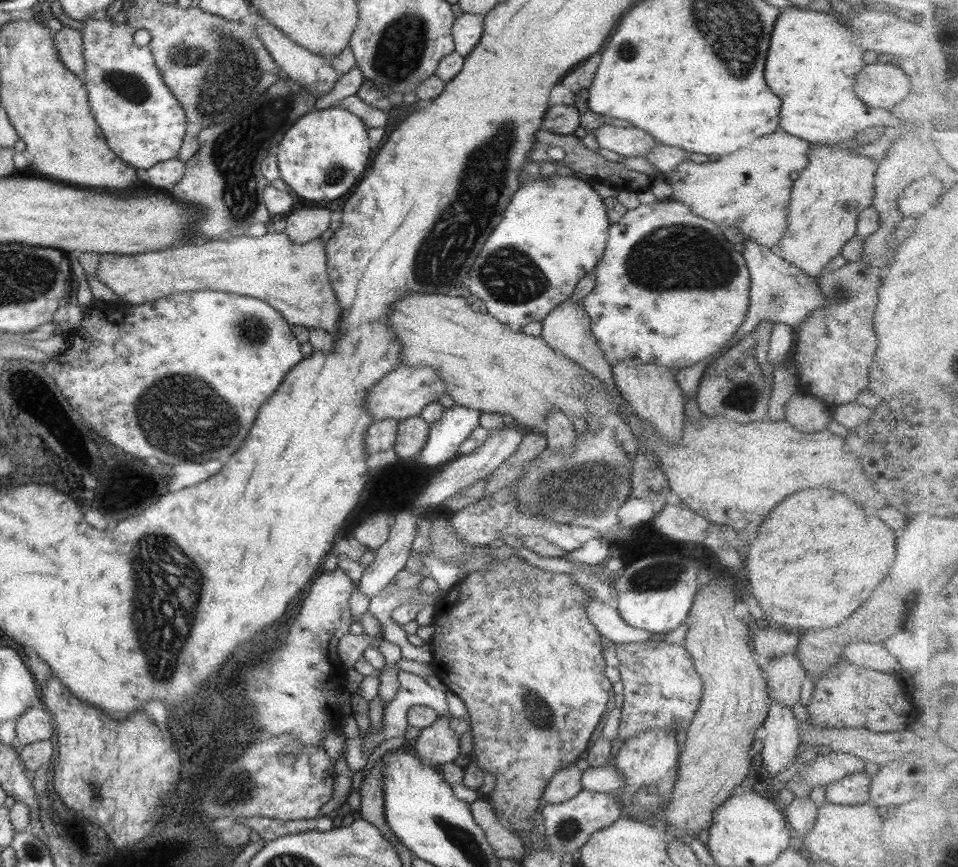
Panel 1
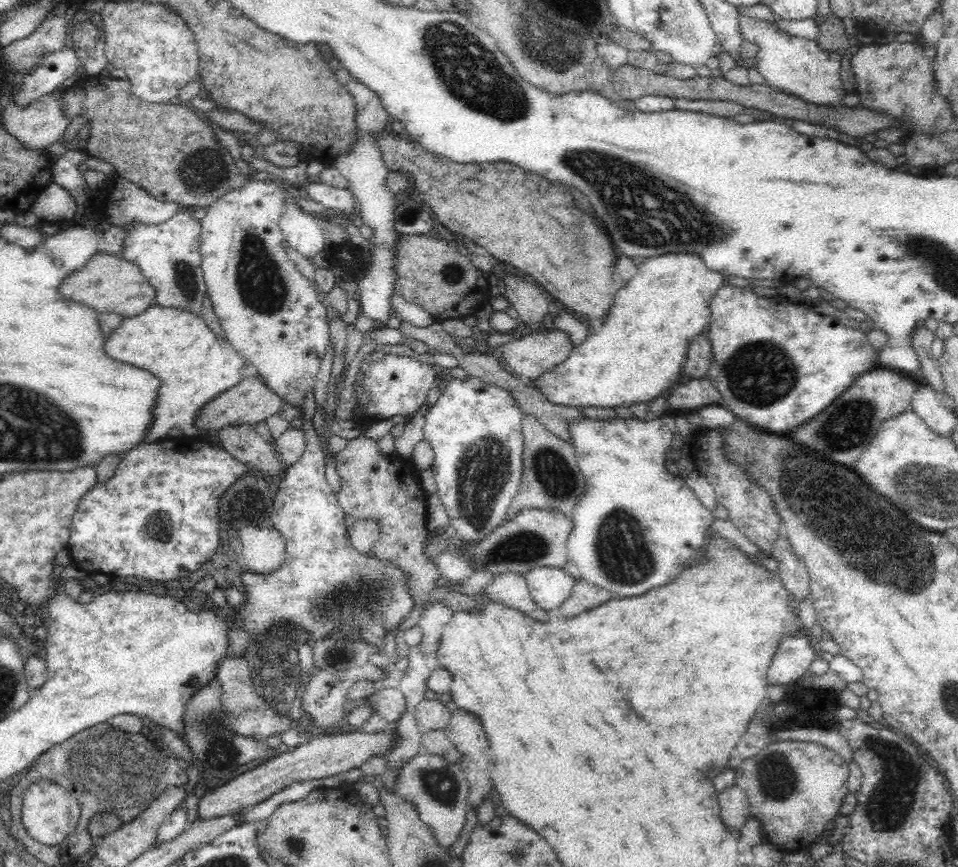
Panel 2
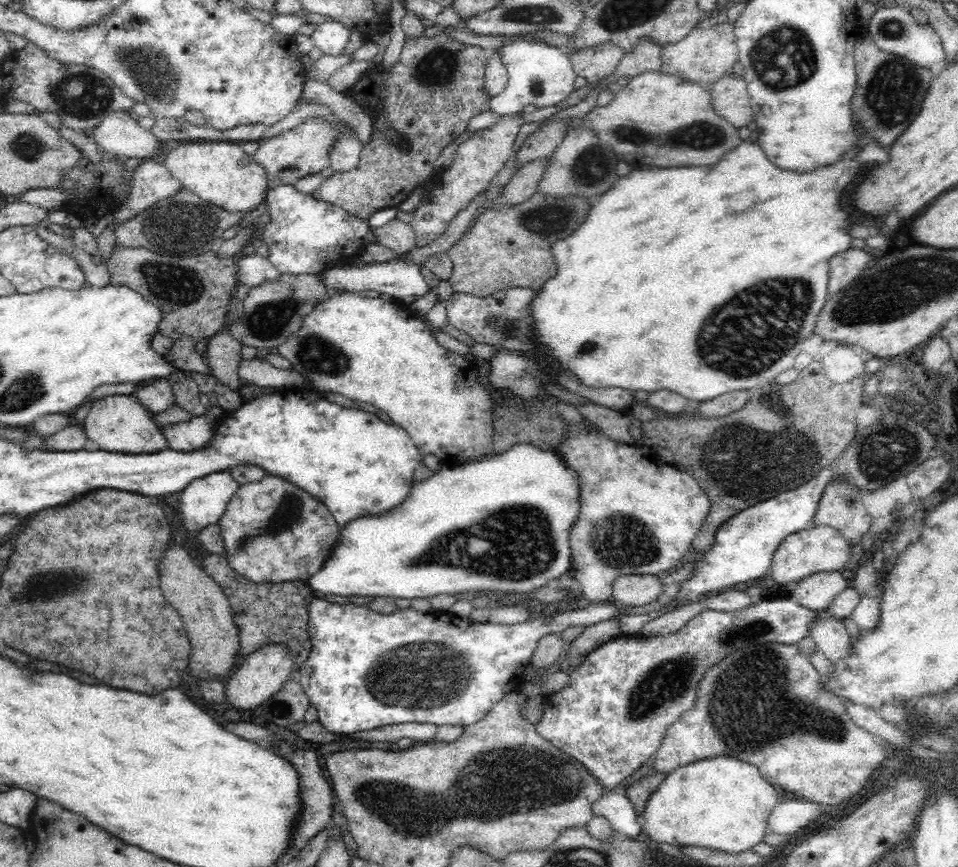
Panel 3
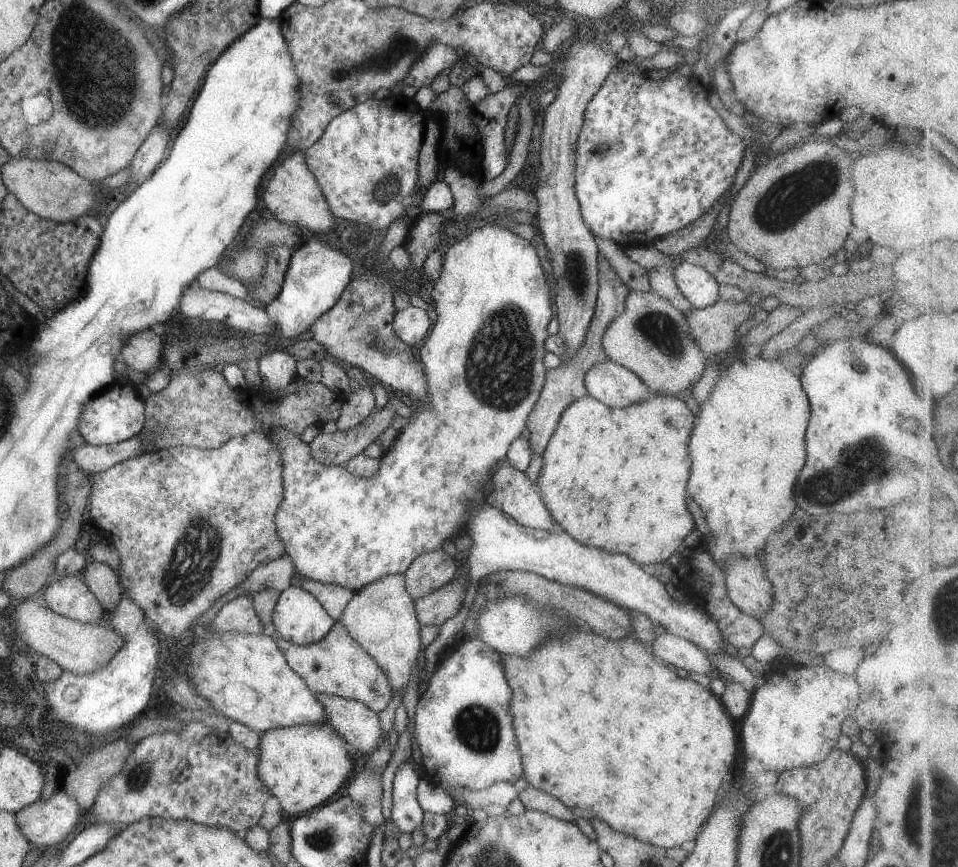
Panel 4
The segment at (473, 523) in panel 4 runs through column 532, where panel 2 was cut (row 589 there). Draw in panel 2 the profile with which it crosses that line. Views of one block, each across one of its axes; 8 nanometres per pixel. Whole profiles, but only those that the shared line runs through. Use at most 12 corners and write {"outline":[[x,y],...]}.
{"outline":[[560,568],[524,577],[534,602],[557,611],[577,582]]}

